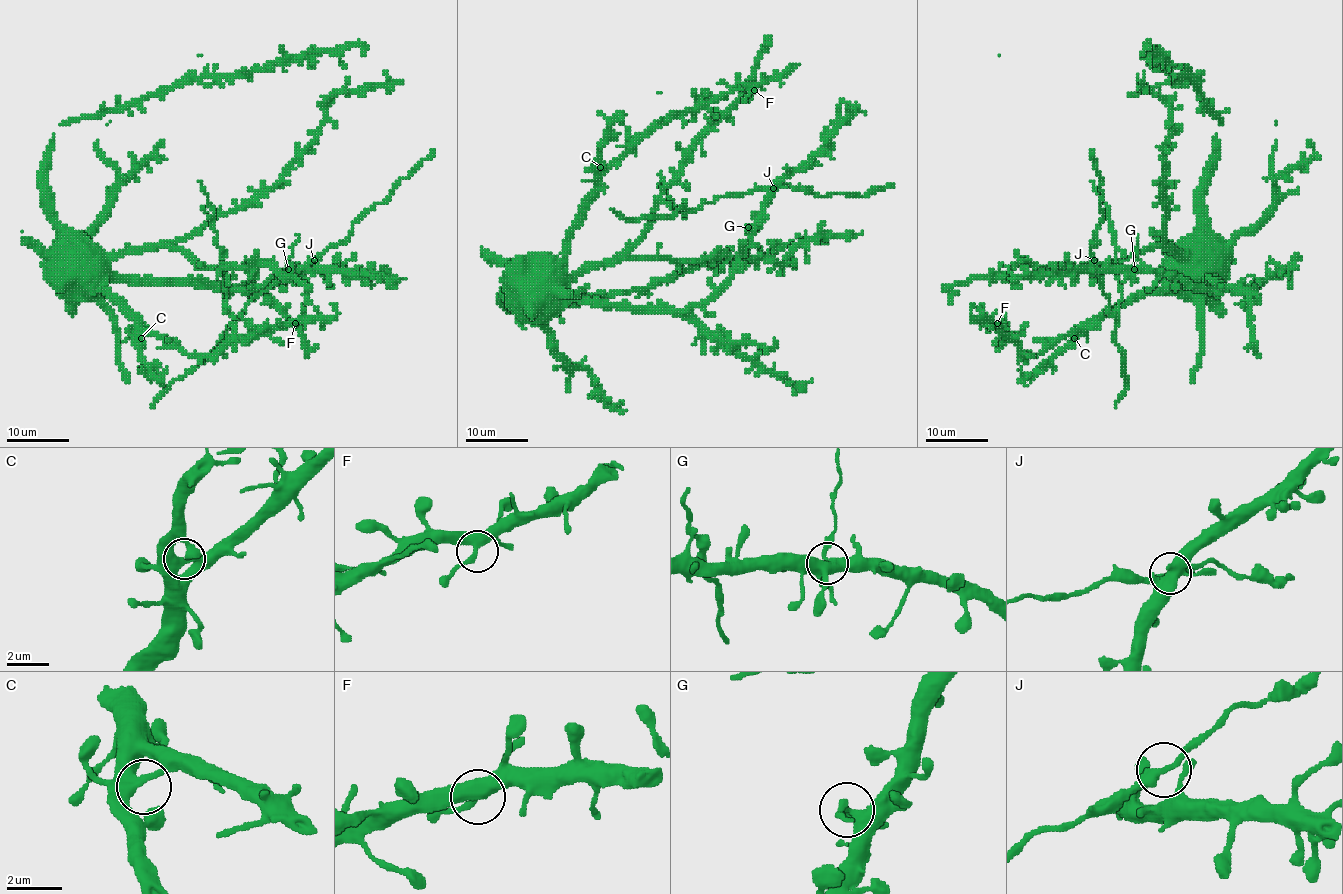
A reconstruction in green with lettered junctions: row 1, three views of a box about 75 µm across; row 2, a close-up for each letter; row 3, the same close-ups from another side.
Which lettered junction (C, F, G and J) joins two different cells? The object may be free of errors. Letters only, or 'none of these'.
G

